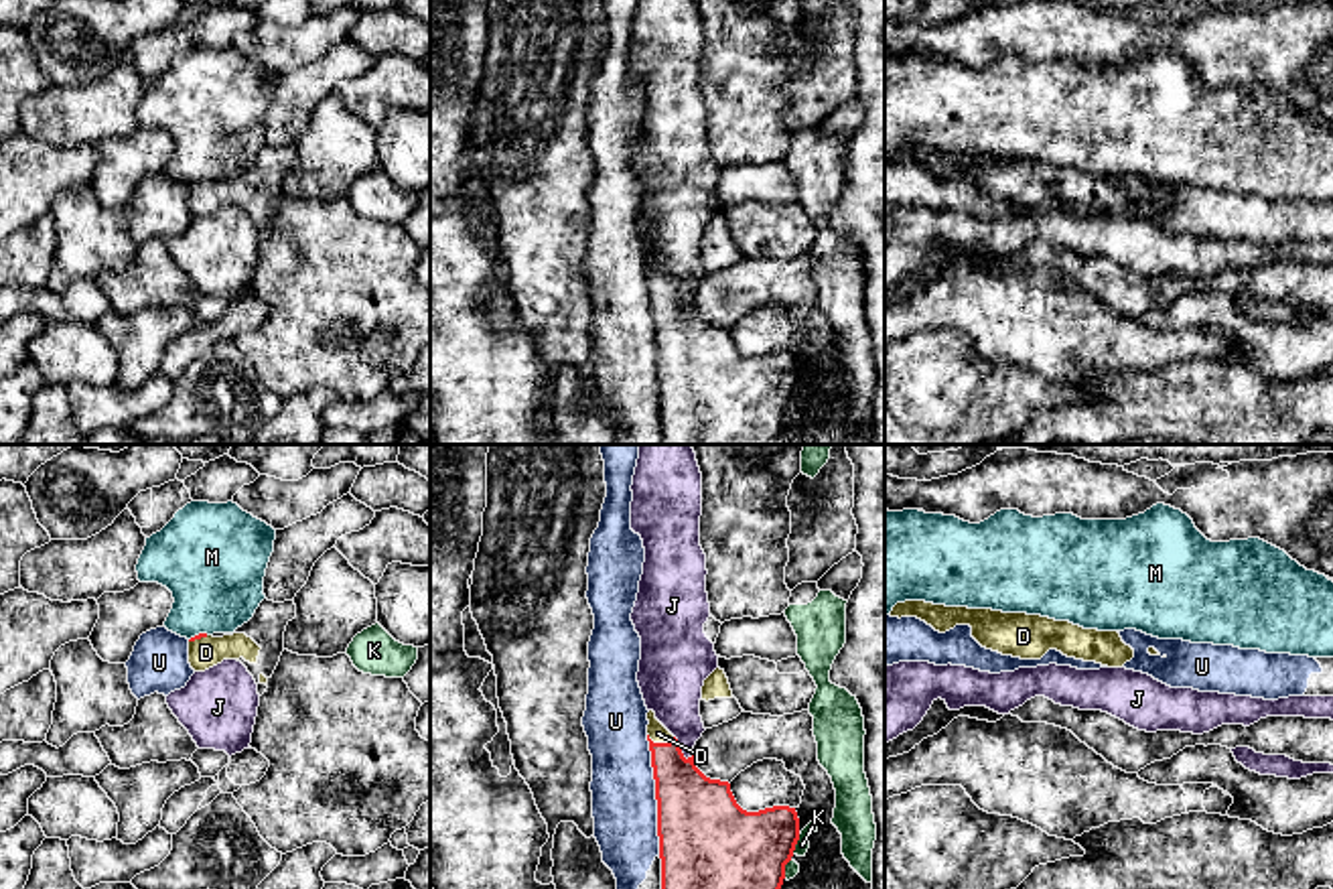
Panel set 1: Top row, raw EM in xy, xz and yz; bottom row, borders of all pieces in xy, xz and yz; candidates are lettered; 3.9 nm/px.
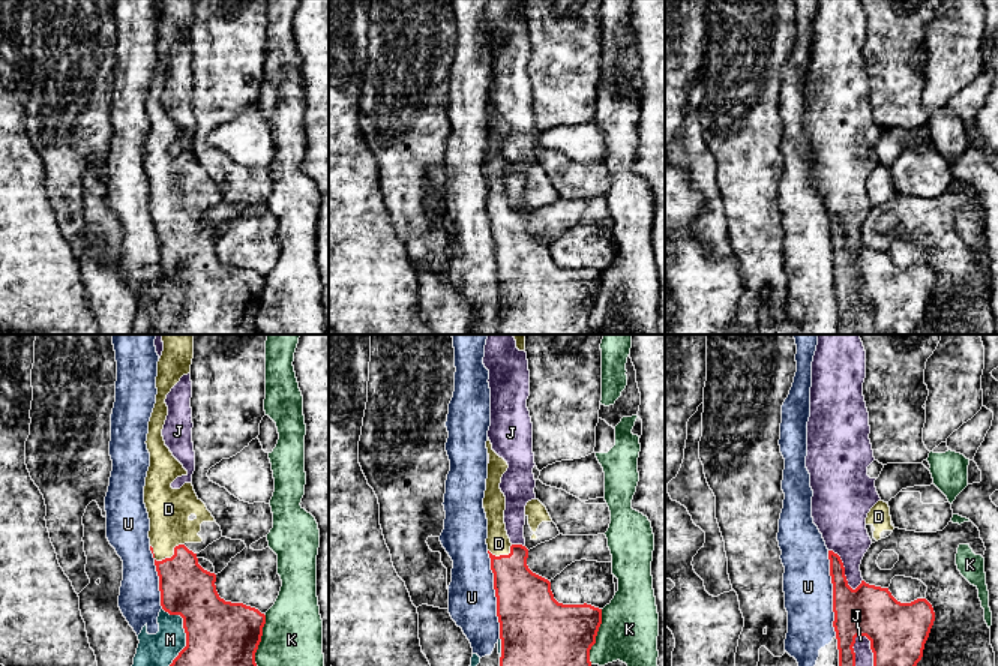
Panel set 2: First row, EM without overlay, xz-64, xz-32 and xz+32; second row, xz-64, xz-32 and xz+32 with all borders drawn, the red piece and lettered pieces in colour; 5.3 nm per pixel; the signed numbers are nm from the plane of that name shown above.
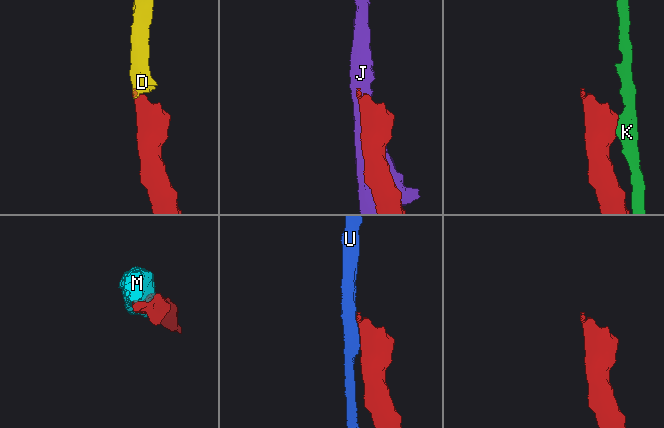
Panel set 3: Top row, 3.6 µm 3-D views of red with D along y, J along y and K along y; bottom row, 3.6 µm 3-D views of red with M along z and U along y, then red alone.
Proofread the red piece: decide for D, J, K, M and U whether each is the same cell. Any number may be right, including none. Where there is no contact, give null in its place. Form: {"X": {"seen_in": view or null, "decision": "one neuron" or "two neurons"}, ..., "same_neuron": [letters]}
{"D": {"seen_in": "xz", "decision": "one neuron"}, "J": {"seen_in": "xz", "decision": "two neurons"}, "K": {"seen_in": "xz", "decision": "two neurons"}, "M": {"seen_in": "xy", "decision": "two neurons"}, "U": {"seen_in": "xz", "decision": "two neurons"}, "same_neuron": ["D"]}

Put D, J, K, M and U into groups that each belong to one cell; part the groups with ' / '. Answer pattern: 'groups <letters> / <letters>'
groups D / J / K / M / U

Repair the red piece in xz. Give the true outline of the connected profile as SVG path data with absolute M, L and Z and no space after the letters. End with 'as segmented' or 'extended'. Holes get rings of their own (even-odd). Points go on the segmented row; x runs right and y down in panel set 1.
M647 712L661 889L781 889L799 840L795 808L743 810L728 781L706 777Z | extended

